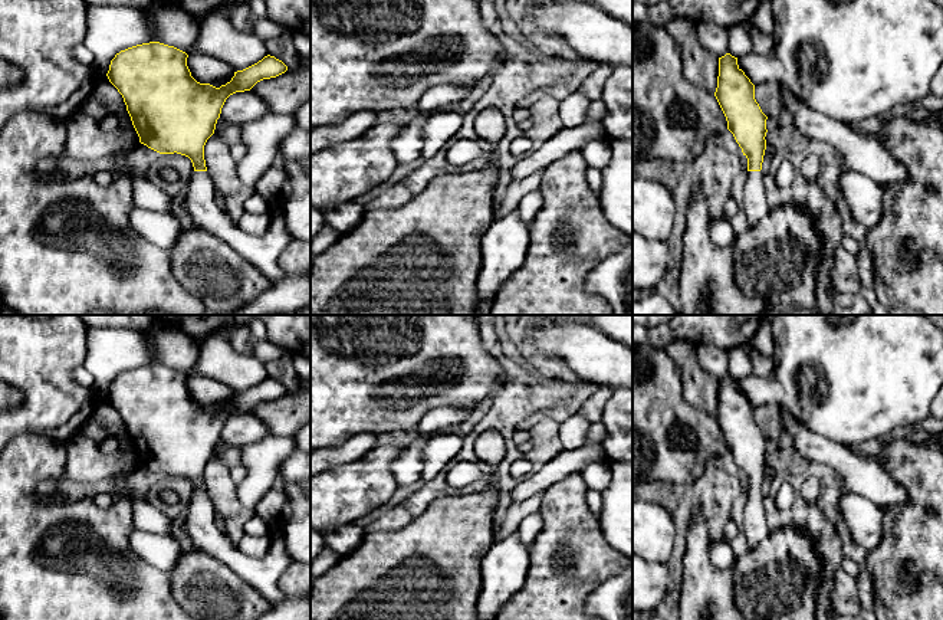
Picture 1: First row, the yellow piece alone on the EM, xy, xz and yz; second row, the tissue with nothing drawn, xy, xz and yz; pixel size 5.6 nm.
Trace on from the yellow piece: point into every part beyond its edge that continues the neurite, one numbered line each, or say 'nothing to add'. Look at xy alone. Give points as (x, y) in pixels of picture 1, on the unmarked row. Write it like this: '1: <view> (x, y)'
1: xy (262, 574)

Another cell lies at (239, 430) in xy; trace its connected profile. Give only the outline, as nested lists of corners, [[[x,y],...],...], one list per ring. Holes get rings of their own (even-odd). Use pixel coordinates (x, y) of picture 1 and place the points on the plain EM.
[[[244,413],[236,414],[226,421],[220,439],[233,450],[239,450],[262,440],[267,434],[269,429],[263,421],[252,413]]]

